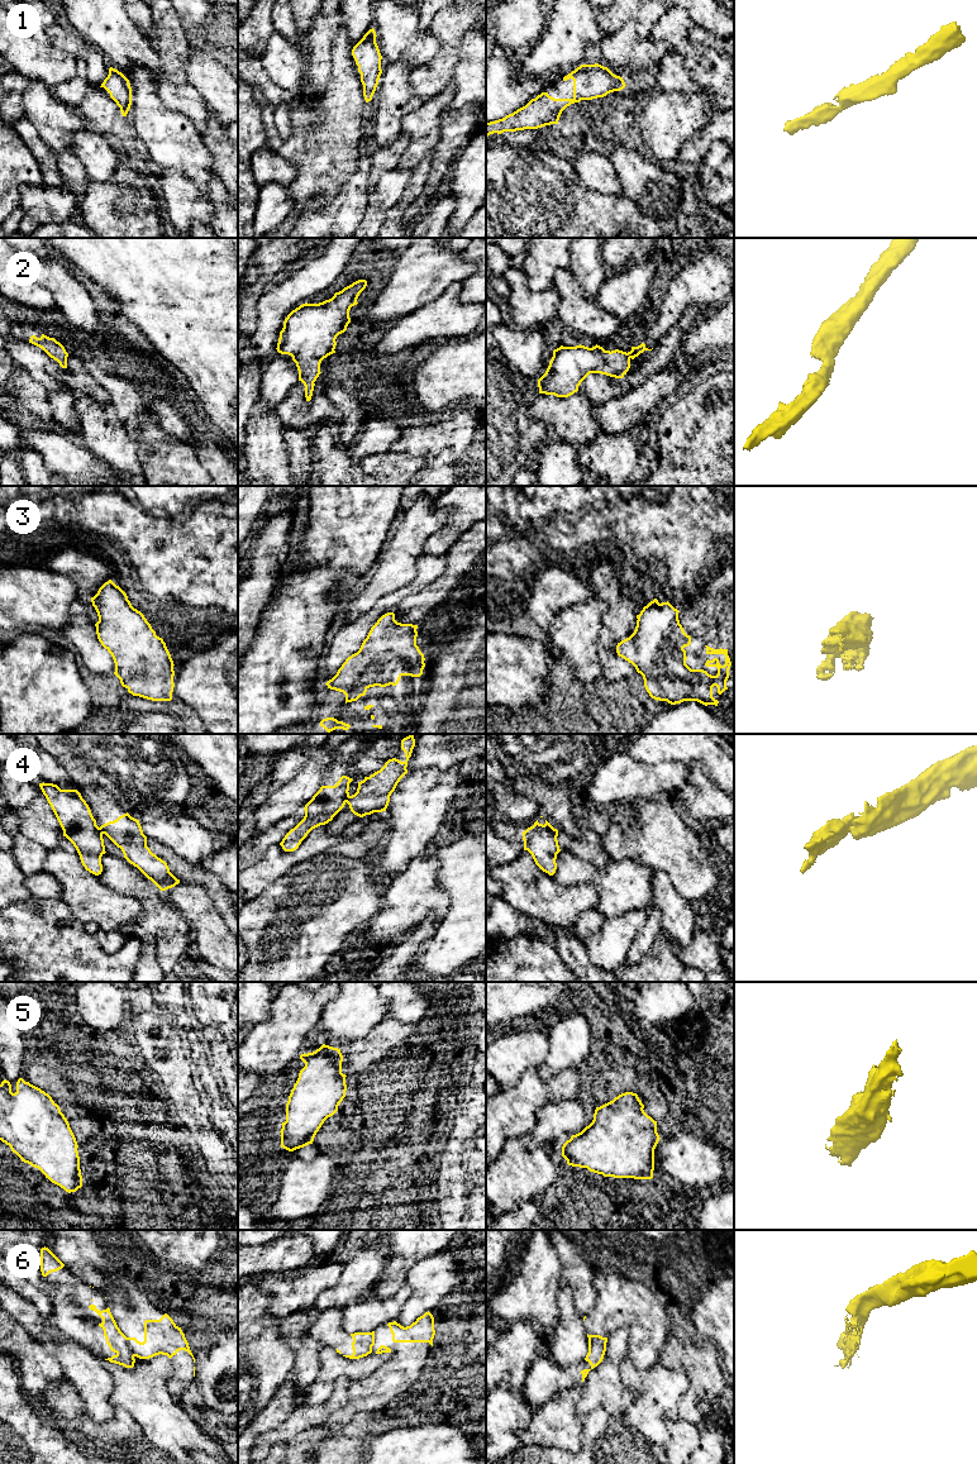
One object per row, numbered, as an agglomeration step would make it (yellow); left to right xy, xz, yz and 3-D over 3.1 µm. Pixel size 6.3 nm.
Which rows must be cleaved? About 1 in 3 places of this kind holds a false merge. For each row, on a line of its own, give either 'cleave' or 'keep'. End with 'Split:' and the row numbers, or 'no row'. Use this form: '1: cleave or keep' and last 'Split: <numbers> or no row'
1: keep
2: keep
3: keep
4: cleave
5: keep
6: cleave
Split: 4, 6

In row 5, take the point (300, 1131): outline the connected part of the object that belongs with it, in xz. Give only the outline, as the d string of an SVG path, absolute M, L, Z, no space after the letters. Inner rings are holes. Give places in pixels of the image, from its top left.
M323 1044L313 1053L301 1054L305 1067L286 1103L286 1121L281 1129L281 1148L294 1151L313 1144L324 1121L338 1111L345 1097L340 1049Z

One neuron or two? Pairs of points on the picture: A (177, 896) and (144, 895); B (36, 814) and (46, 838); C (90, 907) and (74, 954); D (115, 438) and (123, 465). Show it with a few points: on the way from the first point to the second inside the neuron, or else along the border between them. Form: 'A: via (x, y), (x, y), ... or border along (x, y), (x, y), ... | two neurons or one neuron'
A: border along (161, 891), (175, 907) | two neurons
B: via (37, 820), (46, 831) | one neuron
C: border along (63, 902), (70, 912), (84, 924) | two neurons
D: via (115, 444), (123, 458) | one neuron

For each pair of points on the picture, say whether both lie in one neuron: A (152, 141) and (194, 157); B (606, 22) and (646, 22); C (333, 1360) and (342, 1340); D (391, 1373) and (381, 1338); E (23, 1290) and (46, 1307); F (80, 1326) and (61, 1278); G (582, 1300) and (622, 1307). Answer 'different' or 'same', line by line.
A: same
B: same
C: different
D: same
E: same
F: same
G: different

